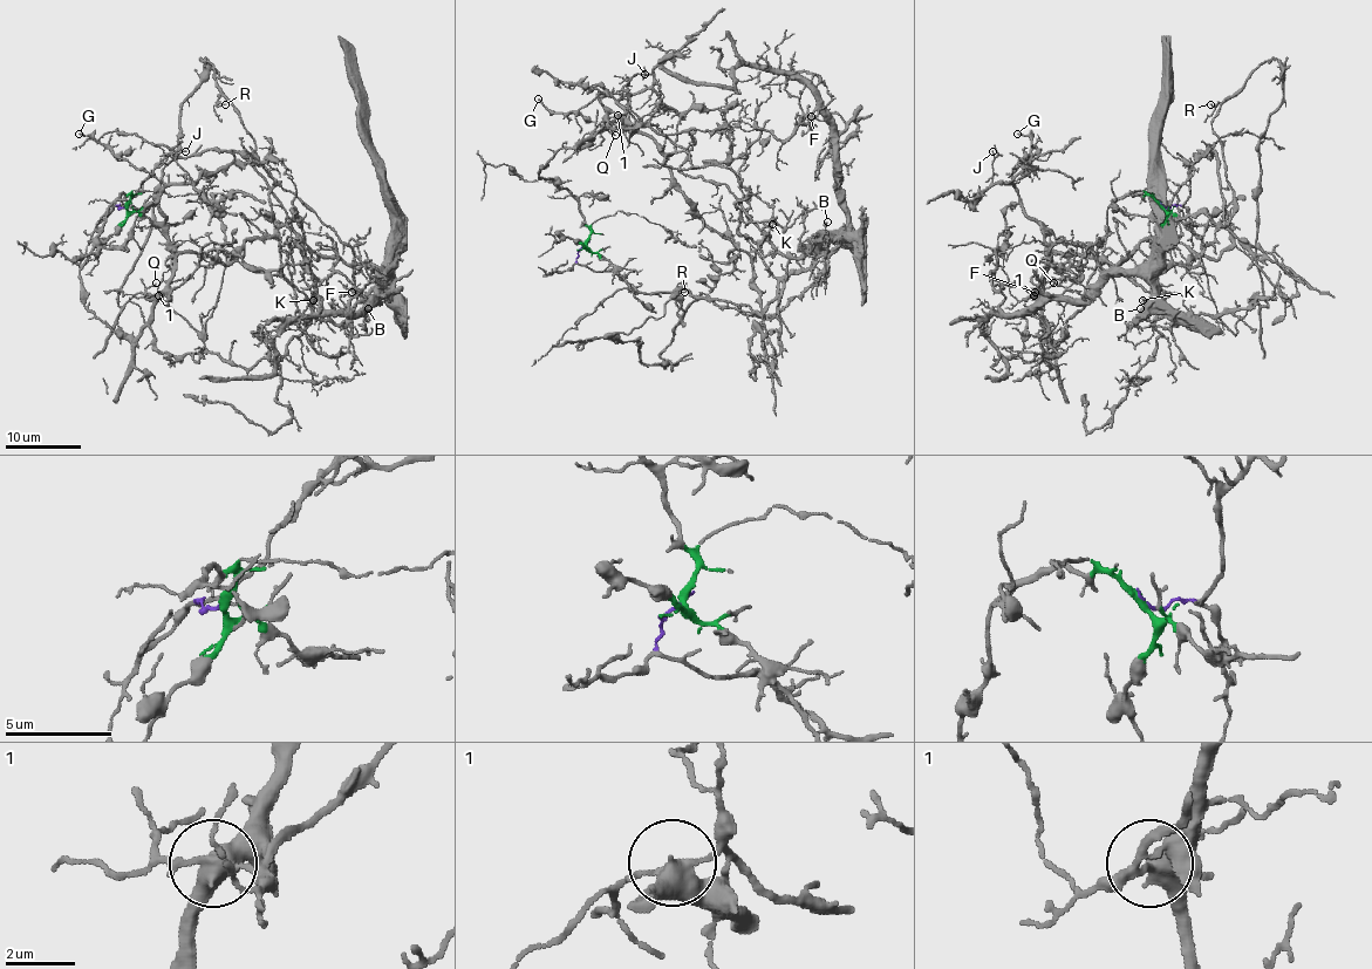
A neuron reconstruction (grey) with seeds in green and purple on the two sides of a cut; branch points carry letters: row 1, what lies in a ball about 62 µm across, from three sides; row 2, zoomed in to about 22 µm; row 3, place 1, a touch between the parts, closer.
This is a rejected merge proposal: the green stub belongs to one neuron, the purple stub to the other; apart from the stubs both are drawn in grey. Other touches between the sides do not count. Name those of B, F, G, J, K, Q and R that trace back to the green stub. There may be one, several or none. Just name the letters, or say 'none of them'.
G, J

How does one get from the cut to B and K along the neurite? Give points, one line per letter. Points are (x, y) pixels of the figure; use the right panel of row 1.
B: (1162, 204), (1183, 204), (1210, 149), (1231, 241), (1157, 275), (1168, 312), (1149, 321), (1140, 308)
K: (1162, 204), (1183, 204), (1210, 149), (1231, 241), (1159, 274), (1176, 323), (1152, 321), (1142, 300)

